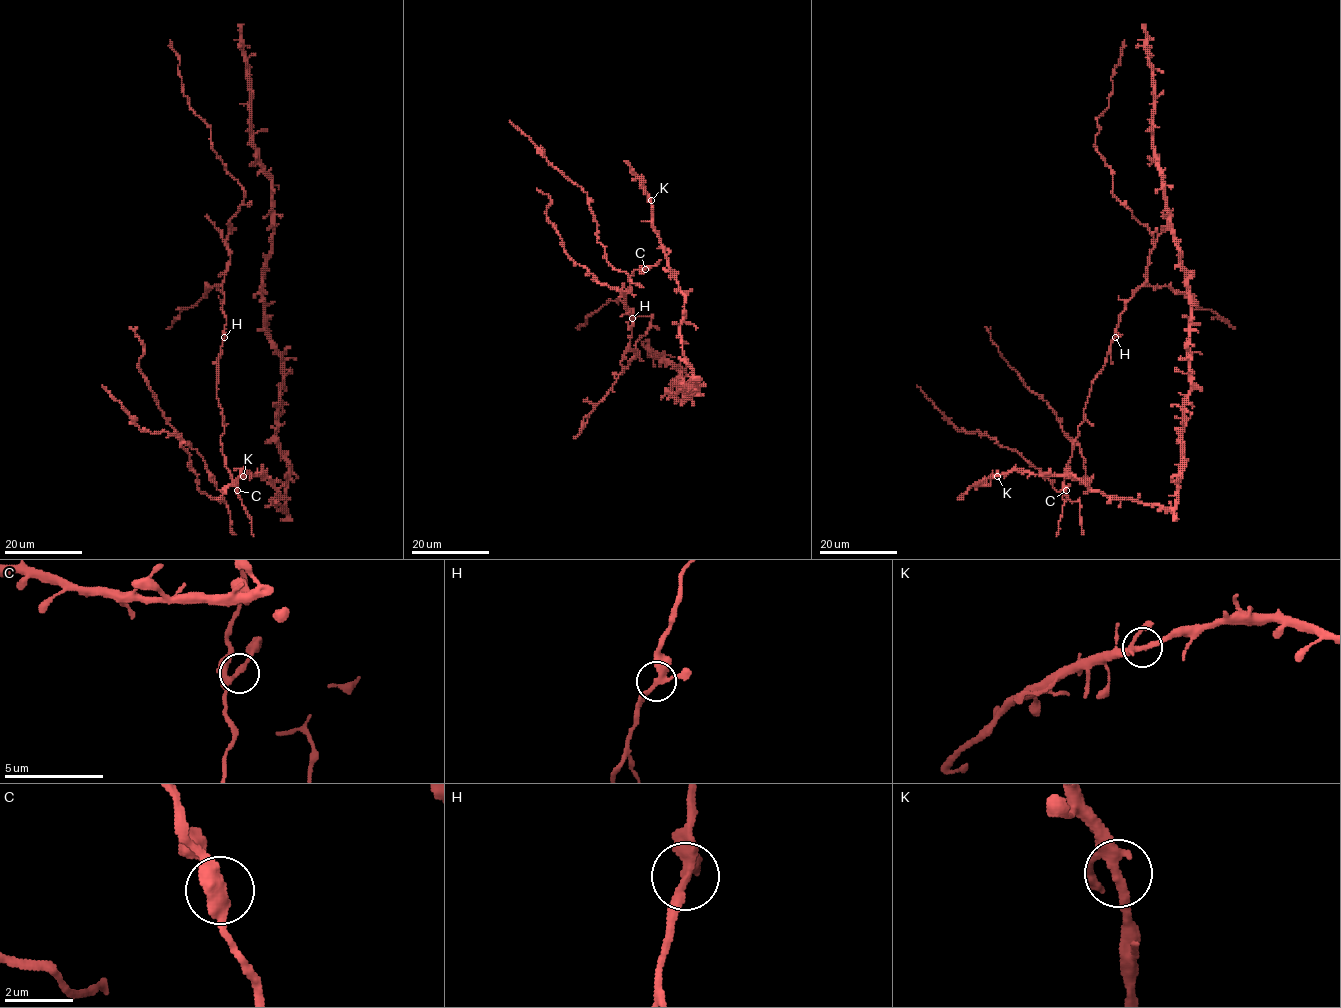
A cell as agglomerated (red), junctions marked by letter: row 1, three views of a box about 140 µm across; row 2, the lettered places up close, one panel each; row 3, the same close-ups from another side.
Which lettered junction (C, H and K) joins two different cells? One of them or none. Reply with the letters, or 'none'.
none

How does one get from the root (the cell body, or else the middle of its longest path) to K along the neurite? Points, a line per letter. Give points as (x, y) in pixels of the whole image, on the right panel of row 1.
K: (1075, 479), (1071, 475), (1040, 476), (1022, 471), (1003, 472), (997, 476)

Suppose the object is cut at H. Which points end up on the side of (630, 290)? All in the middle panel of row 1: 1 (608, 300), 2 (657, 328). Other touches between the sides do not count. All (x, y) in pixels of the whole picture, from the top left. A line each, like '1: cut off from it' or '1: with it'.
1: cut off from it
2: cut off from it

